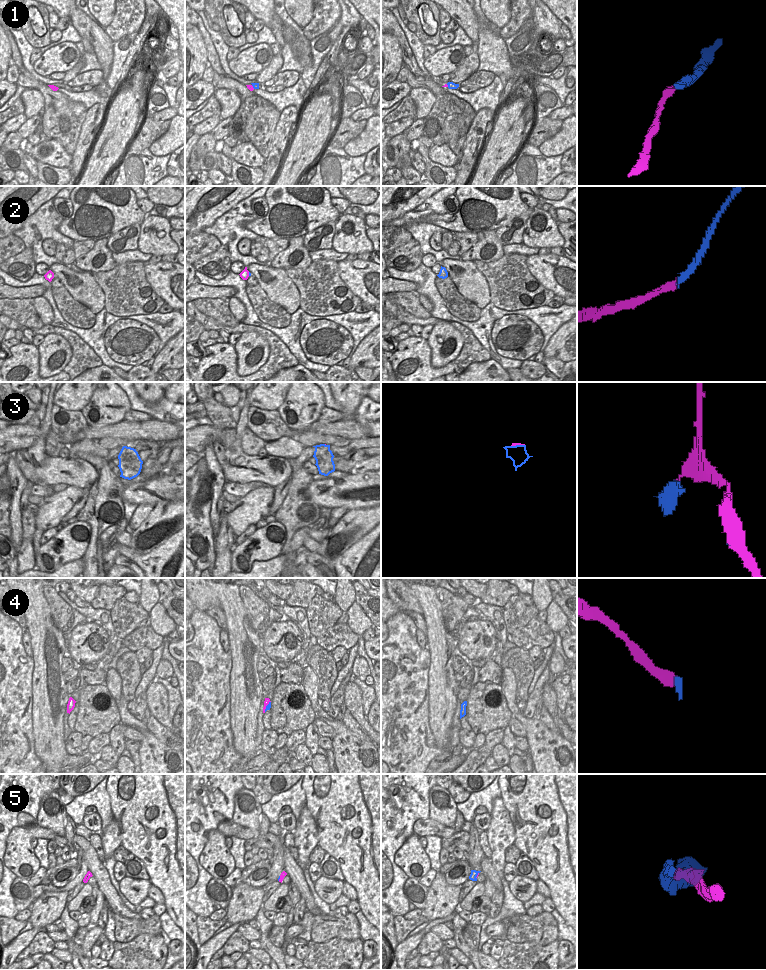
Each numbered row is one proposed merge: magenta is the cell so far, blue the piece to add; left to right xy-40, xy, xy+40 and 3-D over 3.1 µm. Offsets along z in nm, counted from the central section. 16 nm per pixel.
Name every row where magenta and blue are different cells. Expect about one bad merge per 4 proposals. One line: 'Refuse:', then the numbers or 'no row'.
Refuse: no row

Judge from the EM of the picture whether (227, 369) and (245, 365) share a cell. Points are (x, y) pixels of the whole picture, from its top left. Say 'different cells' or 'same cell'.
different cells

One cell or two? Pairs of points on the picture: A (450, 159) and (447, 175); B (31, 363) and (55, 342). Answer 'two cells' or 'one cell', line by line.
A: two cells
B: two cells

